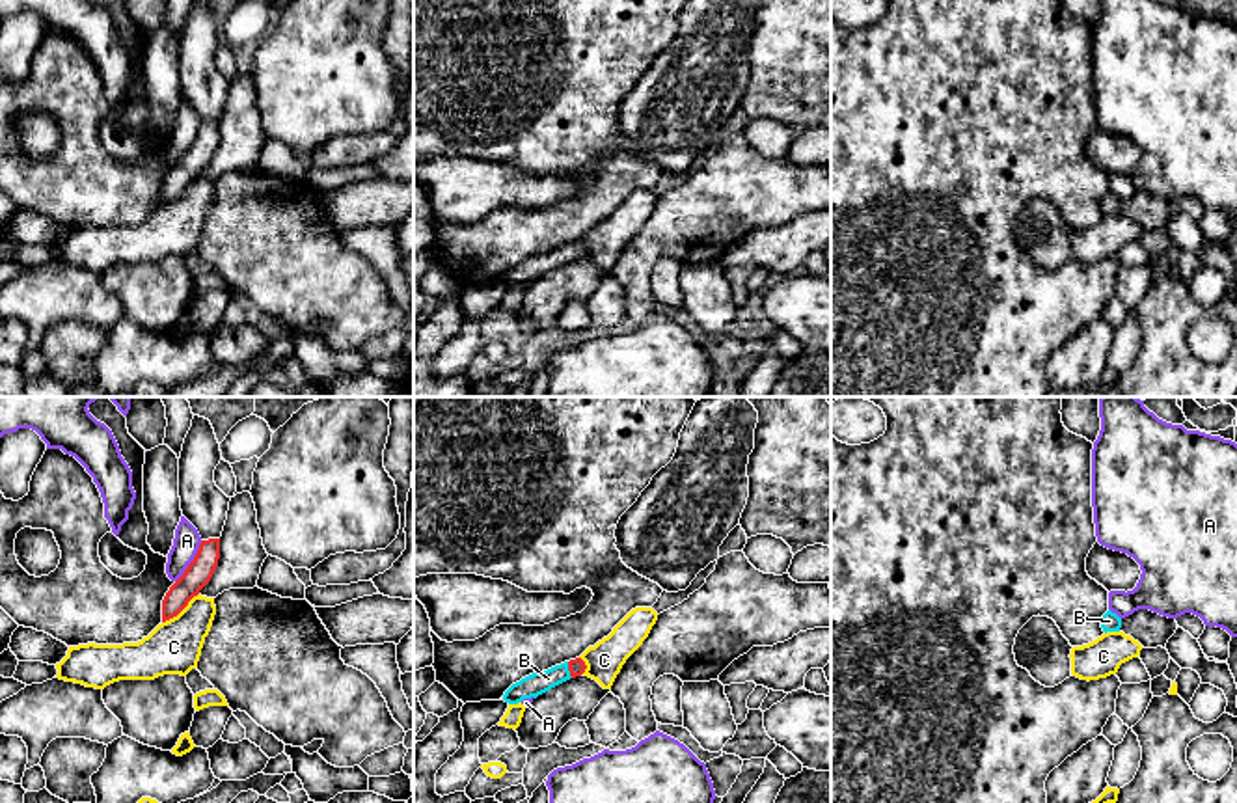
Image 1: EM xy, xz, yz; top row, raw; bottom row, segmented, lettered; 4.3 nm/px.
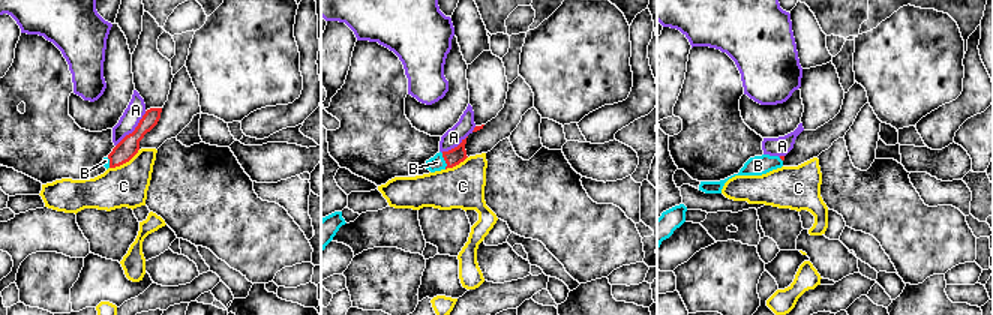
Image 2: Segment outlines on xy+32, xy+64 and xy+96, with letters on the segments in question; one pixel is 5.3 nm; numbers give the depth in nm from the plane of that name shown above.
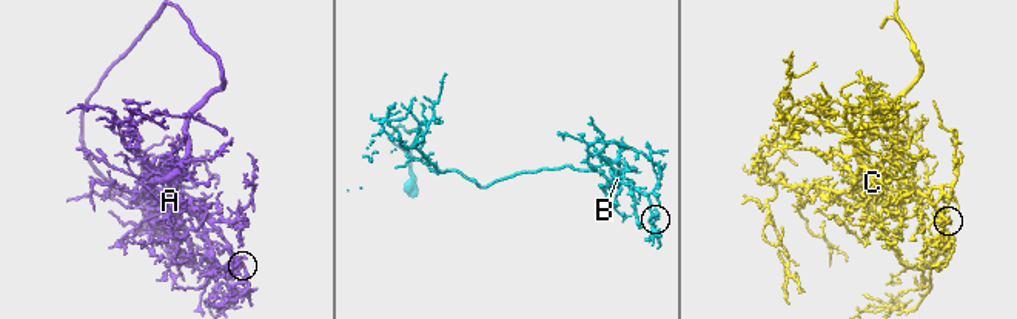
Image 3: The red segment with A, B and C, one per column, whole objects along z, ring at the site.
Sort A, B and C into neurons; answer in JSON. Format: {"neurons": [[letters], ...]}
{"neurons": [["A"], ["B"], ["C"]]}

